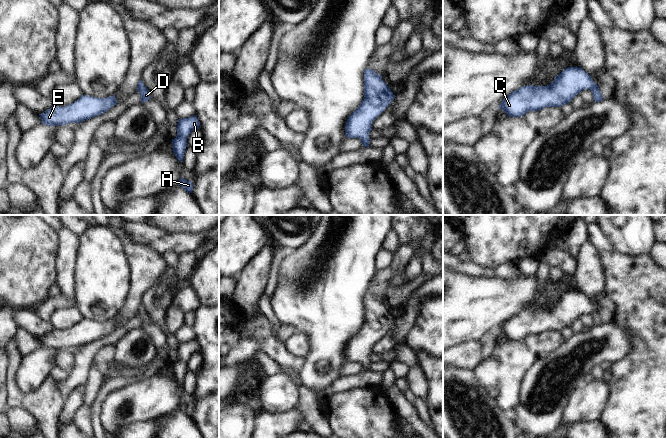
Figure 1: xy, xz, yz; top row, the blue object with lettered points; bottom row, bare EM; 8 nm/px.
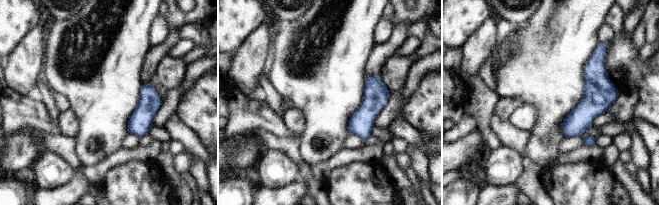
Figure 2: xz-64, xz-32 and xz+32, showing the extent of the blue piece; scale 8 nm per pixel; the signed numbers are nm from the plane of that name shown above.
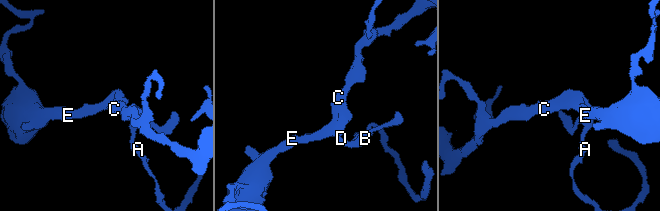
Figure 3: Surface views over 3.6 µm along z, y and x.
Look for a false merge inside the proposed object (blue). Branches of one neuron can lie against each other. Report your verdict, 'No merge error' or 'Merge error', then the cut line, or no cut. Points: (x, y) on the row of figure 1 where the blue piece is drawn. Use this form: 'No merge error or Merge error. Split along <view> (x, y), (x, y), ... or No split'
No merge error. No split.

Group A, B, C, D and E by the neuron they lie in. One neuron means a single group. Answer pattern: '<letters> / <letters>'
A B C D E

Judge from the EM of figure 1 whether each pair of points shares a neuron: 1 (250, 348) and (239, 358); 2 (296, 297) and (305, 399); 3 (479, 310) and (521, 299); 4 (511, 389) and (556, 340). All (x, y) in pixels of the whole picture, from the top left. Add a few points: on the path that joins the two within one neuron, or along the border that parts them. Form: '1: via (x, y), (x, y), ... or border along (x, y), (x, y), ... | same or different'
1: via (247, 350), (242, 355) | same
2: border along (302, 385), (314, 392) | different
3: via (489, 303), (499, 299), (511, 299) | same
4: via (511, 374), (541, 345) | same

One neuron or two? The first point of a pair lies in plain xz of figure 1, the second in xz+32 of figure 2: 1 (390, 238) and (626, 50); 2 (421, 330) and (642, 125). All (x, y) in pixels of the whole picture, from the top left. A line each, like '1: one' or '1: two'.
1: one
2: two

